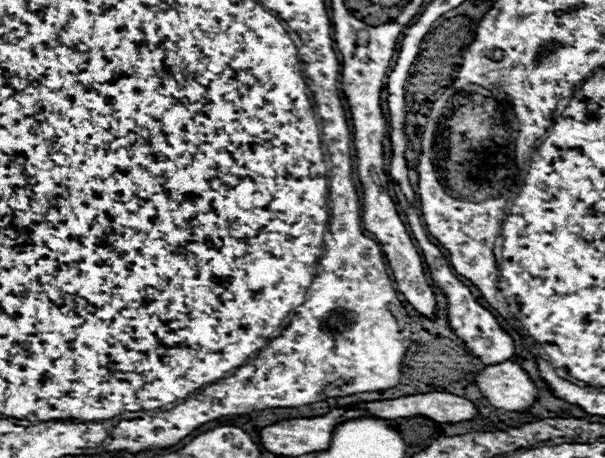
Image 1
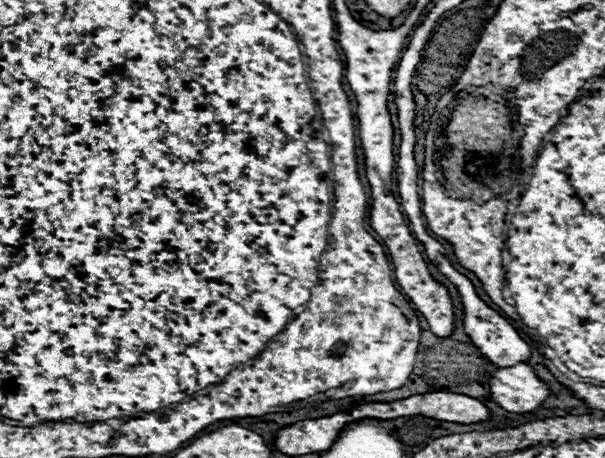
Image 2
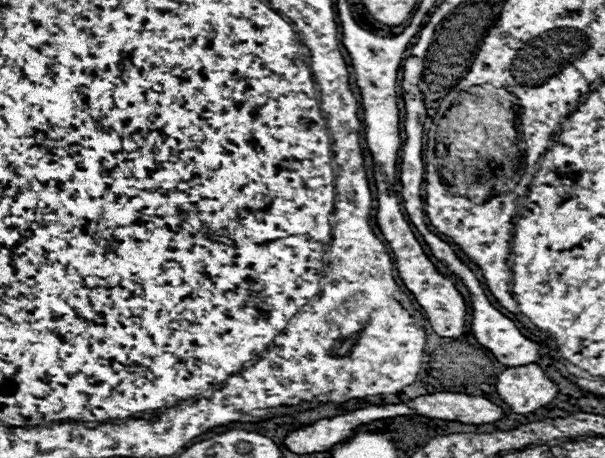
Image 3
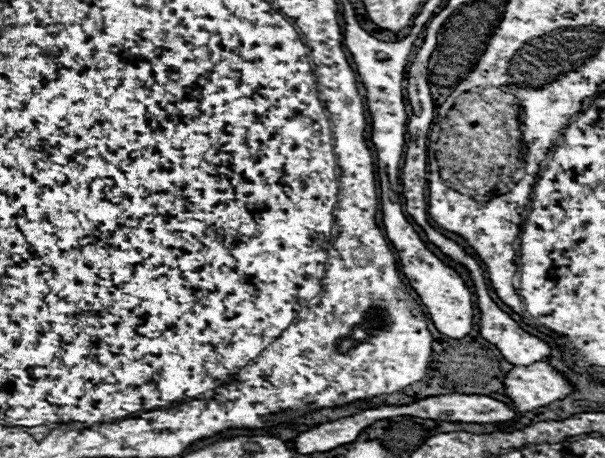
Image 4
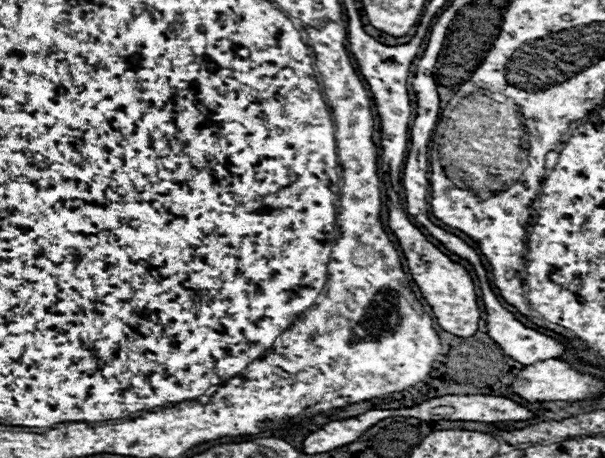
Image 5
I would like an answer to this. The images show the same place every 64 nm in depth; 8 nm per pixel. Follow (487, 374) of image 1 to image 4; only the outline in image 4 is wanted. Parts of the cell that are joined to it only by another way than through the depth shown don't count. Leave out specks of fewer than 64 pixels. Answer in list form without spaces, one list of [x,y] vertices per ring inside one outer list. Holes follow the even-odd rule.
[[[540,360],[530,366],[516,366],[504,380],[504,392],[514,400],[518,412],[530,412],[574,392],[570,380],[550,362]]]

